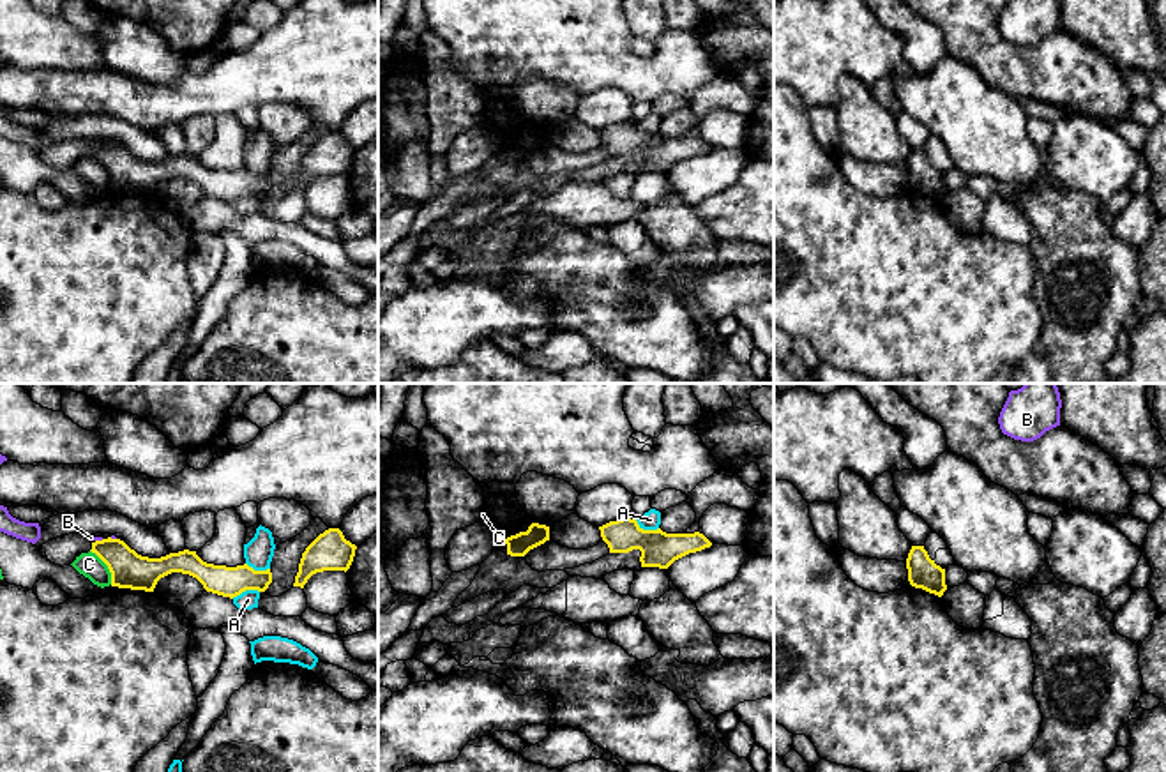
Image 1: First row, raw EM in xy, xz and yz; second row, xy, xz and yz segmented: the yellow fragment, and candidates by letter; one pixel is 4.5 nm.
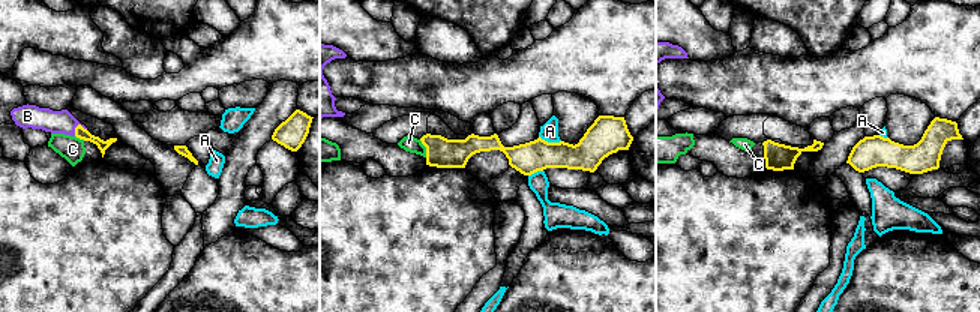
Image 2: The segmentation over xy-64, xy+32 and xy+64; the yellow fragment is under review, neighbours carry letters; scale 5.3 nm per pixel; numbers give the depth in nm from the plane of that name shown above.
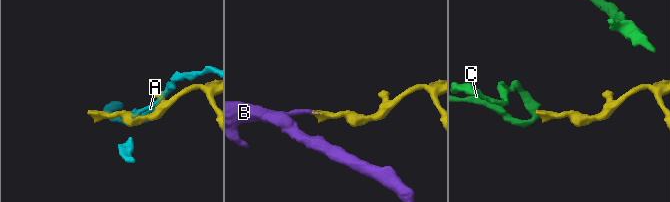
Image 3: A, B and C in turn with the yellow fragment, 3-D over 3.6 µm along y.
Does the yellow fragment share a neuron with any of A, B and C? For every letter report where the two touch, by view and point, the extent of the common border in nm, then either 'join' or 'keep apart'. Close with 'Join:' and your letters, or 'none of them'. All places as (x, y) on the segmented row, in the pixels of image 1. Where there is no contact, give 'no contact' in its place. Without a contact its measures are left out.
A: contact xy (244, 590); length 130 nm; keep apart
B: contact xy (99, 541); length 40 nm; join
C: contact xy (108, 567); length 190 nm; keep apart
Join: B

